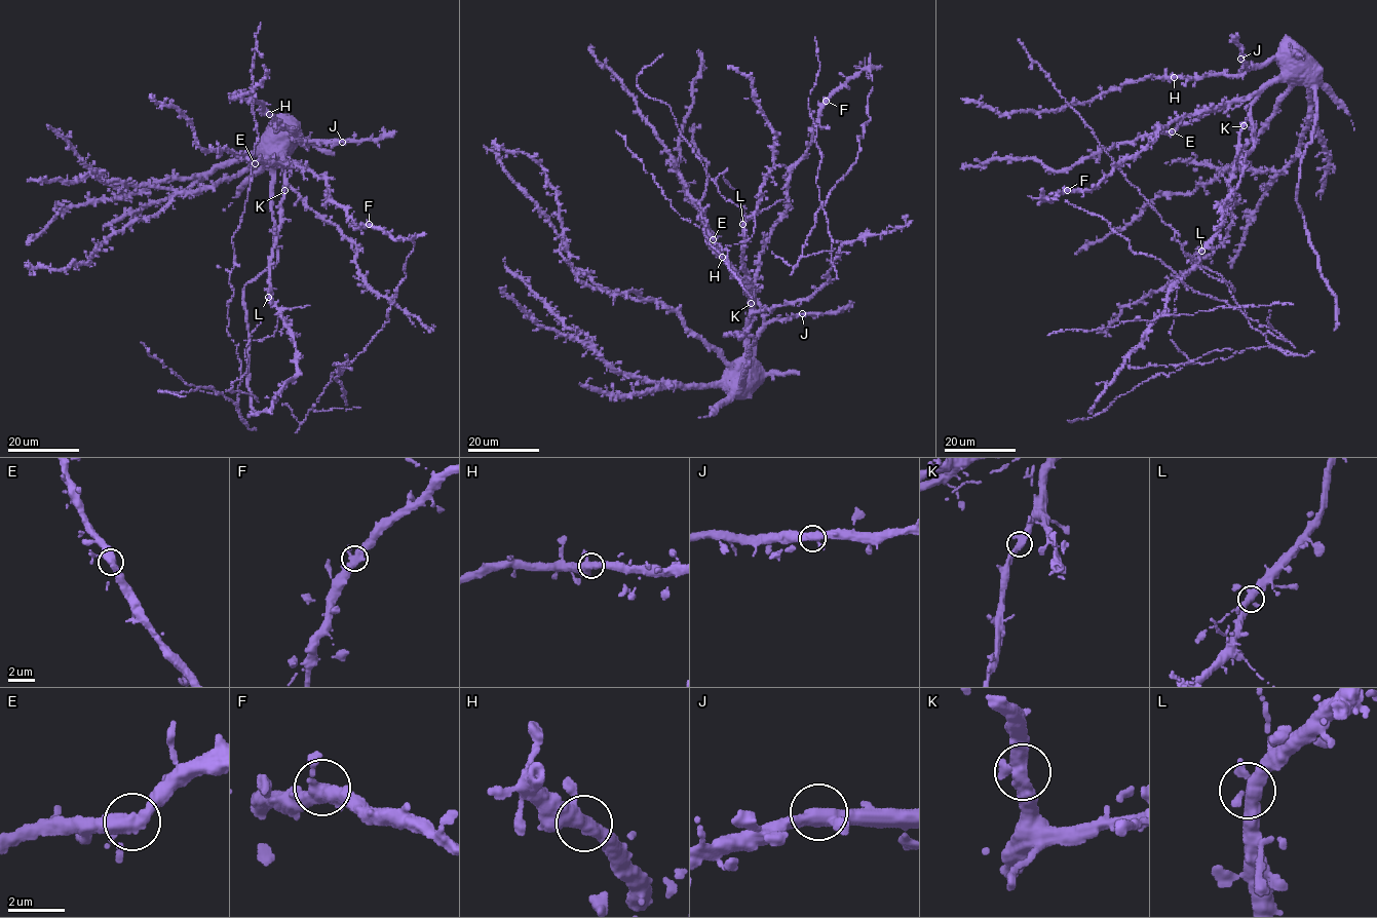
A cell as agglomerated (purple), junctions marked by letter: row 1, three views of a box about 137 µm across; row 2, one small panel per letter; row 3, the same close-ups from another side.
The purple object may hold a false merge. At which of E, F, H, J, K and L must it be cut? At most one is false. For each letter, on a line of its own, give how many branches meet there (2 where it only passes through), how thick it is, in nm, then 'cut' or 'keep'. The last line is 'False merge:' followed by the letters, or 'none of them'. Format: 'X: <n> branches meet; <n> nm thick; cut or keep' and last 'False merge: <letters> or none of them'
E: 3 branches meet; 400 nm thick; keep
F: 3 branches meet; 380 nm thick; keep
H: 3 branches meet; 360 nm thick; keep
J: 3 branches meet; 400 nm thick; keep
K: 3 branches meet; 400 nm thick; keep
L: 3 branches meet; 360 nm thick; keep
False merge: none of them

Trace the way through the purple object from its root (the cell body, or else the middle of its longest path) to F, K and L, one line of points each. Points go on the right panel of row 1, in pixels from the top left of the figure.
F: (1310, 77), (1309, 82), (1301, 84), (1270, 80), (1236, 102), (1179, 117), (1089, 190), (1067, 190)
K: (1310, 77), (1309, 82), (1301, 84), (1272, 80), (1252, 105), (1251, 117), (1244, 125)
L: (1310, 77), (1309, 82), (1301, 84), (1272, 80), (1252, 105), (1251, 117), (1240, 132), (1222, 226), (1201, 251)

